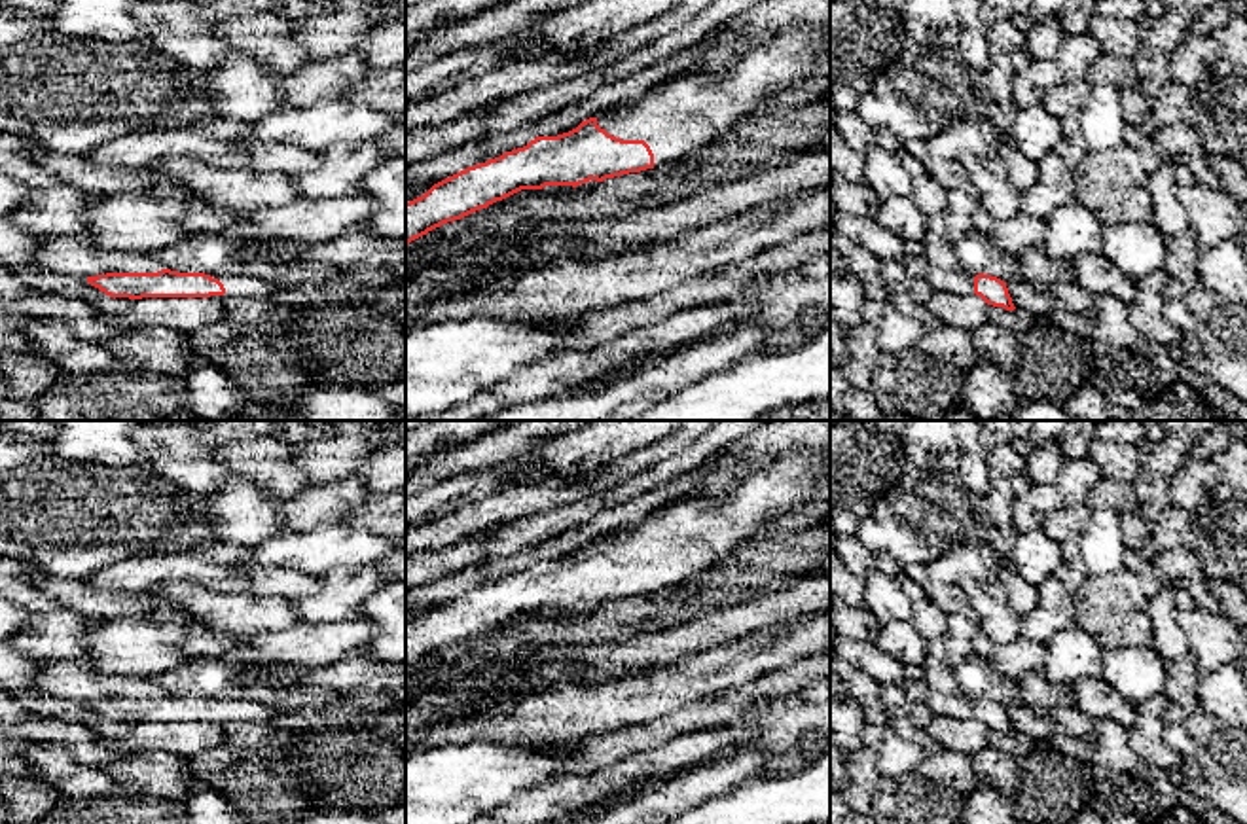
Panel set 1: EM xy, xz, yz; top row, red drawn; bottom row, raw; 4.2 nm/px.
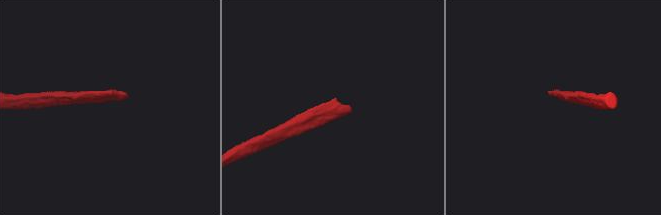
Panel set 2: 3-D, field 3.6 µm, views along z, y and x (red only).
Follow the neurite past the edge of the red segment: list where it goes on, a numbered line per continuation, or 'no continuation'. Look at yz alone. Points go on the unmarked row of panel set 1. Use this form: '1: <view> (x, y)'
1: yz (954, 705)

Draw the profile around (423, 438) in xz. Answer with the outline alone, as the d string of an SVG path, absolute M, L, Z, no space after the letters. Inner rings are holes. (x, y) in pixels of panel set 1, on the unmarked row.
M425 421L406 426L406 462L449 445L457 449L508 421Z

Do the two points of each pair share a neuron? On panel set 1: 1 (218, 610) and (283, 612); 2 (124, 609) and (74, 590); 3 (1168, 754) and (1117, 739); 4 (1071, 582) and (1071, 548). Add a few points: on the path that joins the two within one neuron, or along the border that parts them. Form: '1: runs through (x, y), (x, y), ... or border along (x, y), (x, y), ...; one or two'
1: runs through (234, 612), (268, 612); one
2: runs through (112, 603), (86, 601); one
3: border along (1126, 730), (1130, 747), (1143, 760); two
4: runs through (1071, 574), (1071, 555); one

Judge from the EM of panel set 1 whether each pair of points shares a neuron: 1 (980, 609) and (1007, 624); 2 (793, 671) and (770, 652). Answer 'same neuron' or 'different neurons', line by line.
1: same neuron
2: different neurons

